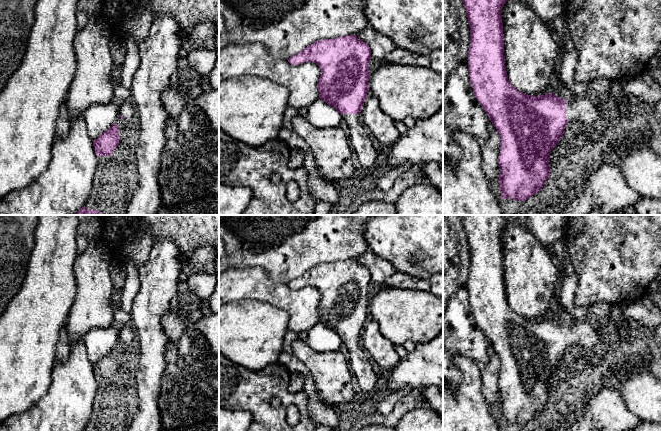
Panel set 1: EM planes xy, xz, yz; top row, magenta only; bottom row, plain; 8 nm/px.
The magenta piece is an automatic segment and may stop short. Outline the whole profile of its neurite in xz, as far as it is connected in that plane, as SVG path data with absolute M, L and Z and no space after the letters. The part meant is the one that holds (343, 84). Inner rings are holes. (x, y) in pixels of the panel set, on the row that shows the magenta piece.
M356 35L317 40L288 59L291 65L313 62L320 67L321 75L317 84L319 98L334 107L347 122L349 127L349 143L356 154L361 168L366 173L371 173L374 170L377 157L376 149L371 143L366 128L359 122L360 113L369 91L370 59L371 49L369 45L358 39Z

